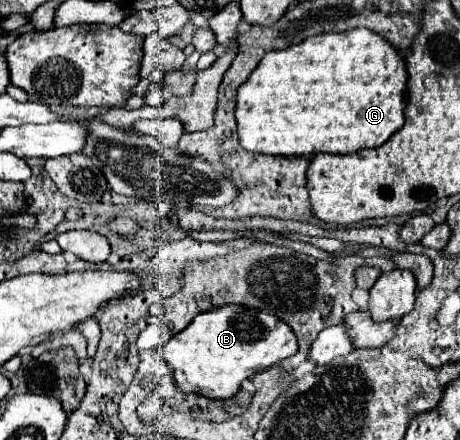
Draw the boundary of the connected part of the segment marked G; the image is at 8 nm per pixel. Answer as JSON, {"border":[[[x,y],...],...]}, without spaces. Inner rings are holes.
{"border":[[[368,28],[306,38],[292,48],[264,56],[250,78],[238,88],[236,120],[240,144],[256,154],[288,158],[320,152],[354,154],[364,148],[376,148],[404,126],[406,80],[406,62],[400,52]]]}

